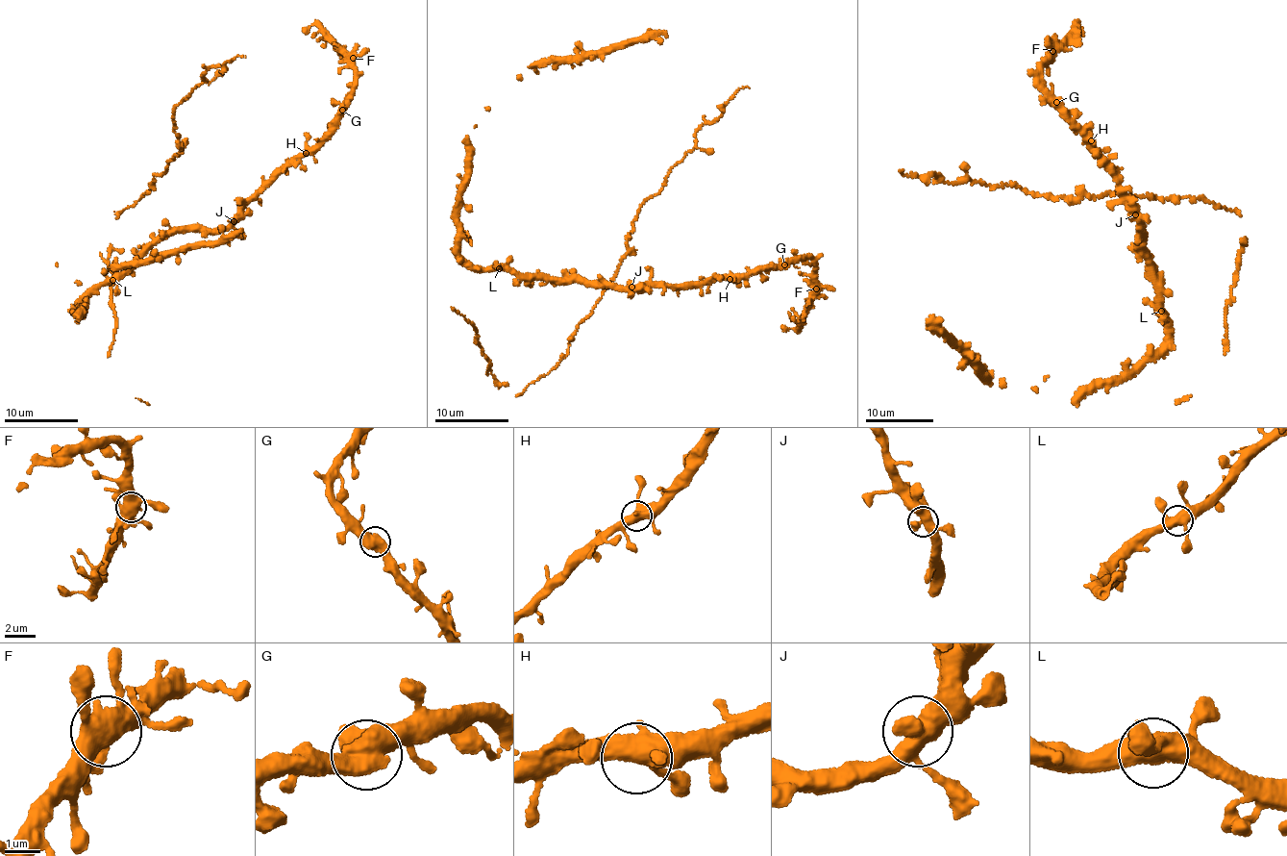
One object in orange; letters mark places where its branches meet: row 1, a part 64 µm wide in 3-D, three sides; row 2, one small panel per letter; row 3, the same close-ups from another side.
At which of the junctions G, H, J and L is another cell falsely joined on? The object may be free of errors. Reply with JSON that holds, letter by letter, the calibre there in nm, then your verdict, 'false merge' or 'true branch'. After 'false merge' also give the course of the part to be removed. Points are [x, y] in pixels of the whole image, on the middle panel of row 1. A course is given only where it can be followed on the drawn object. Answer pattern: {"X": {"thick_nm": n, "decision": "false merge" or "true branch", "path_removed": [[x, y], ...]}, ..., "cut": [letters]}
{"G": {"thick_nm": 480, "decision": "true branch"}, "H": {"thick_nm": 480, "decision": "true branch"}, "J": {"thick_nm": 480, "decision": "true branch"}, "L": {"thick_nm": 480, "decision": "true branch"}, "cut": []}

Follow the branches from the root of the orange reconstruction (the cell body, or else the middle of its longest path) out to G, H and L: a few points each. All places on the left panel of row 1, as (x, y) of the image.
G: (168, 234), (233, 225), (244, 207), (256, 200), (285, 167), (316, 152), (328, 140), (342, 111)
H: (168, 234), (233, 225), (244, 207), (256, 200), (279, 174), (306, 153)
L: (168, 234), (155, 239), (130, 266), (112, 280)

